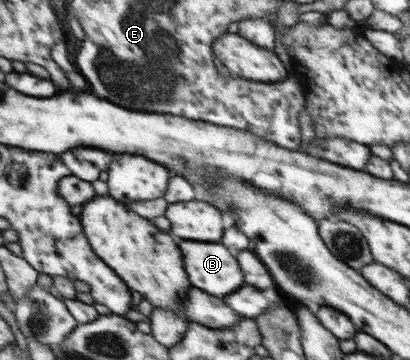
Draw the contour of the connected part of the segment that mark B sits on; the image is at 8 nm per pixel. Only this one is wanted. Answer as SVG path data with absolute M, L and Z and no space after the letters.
M184 240L180 244L184 248L184 258L188 264L188 274L194 286L204 288L206 292L212 292L214 296L224 299L244 286L244 272L238 262L238 258L224 246L224 244L210 244L210 242L196 242L196 240Z

